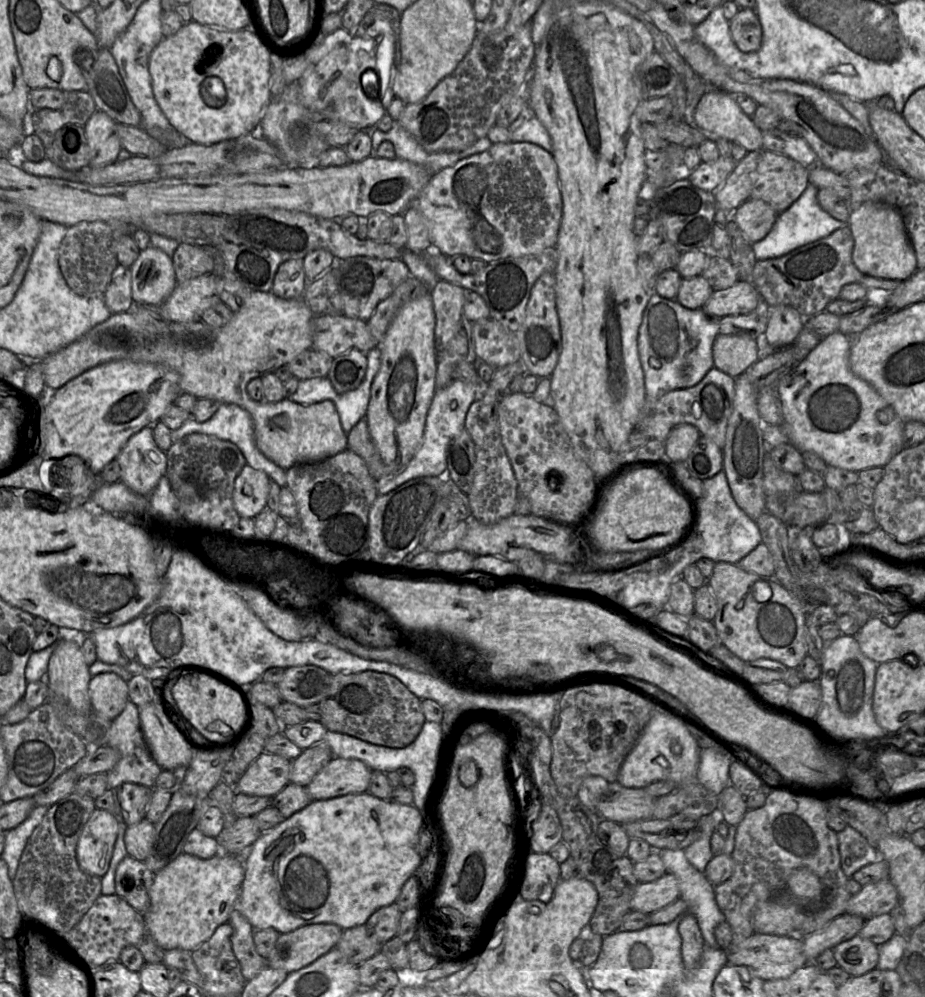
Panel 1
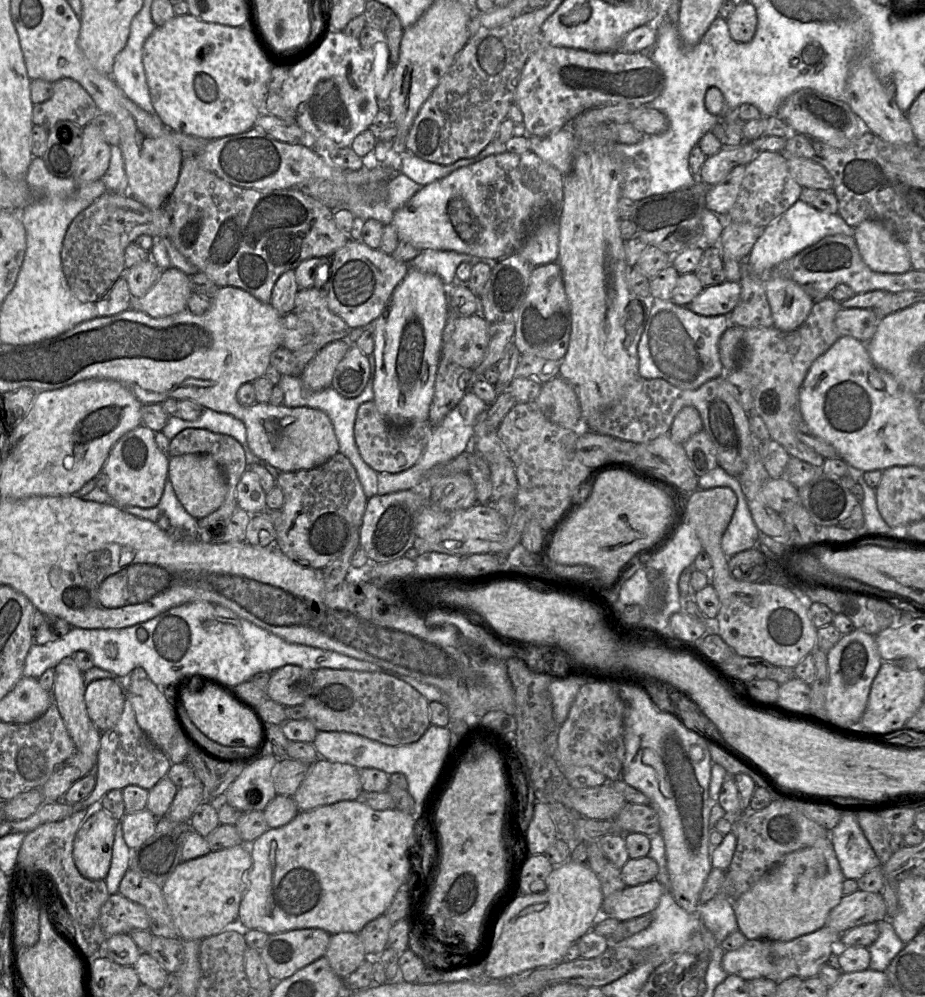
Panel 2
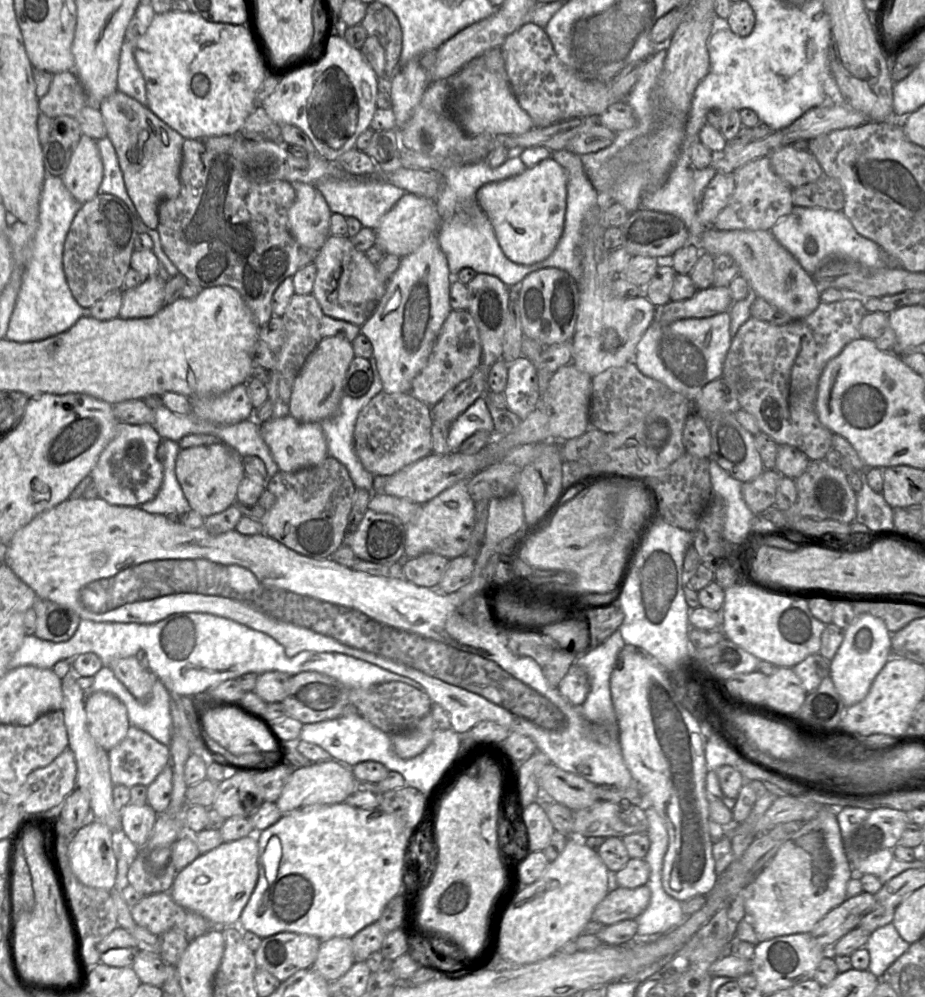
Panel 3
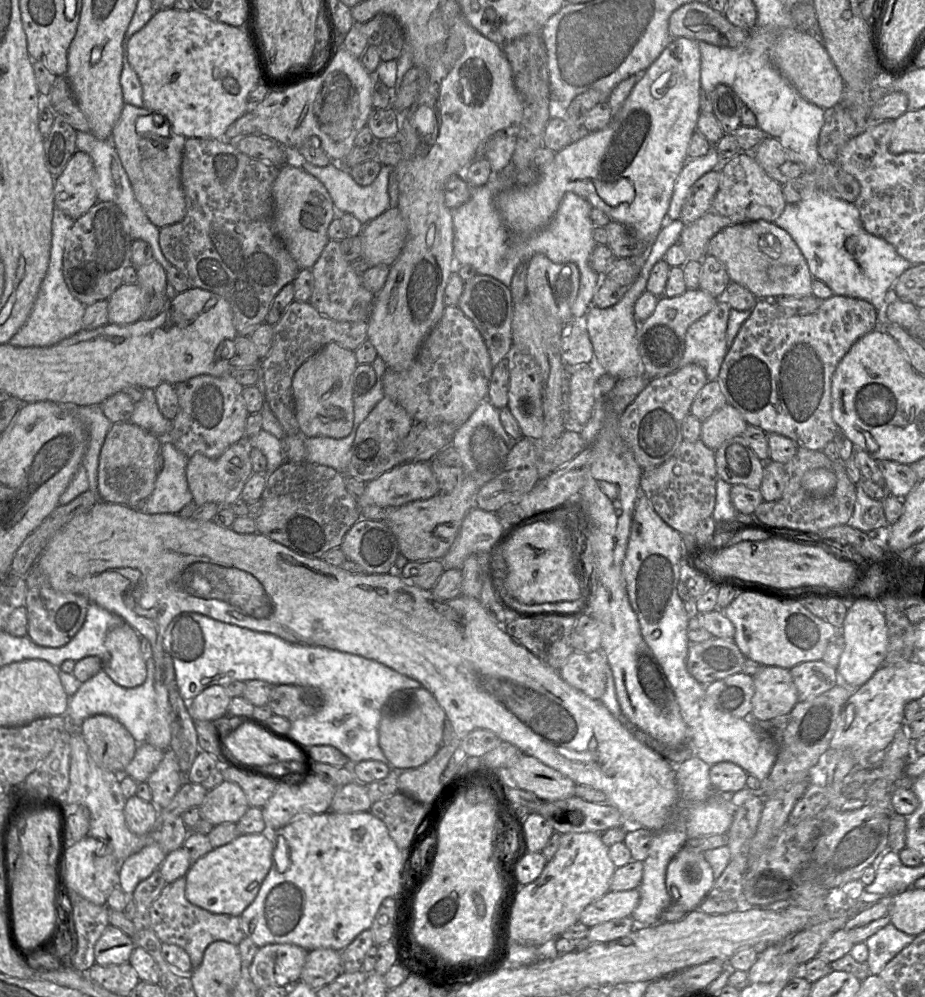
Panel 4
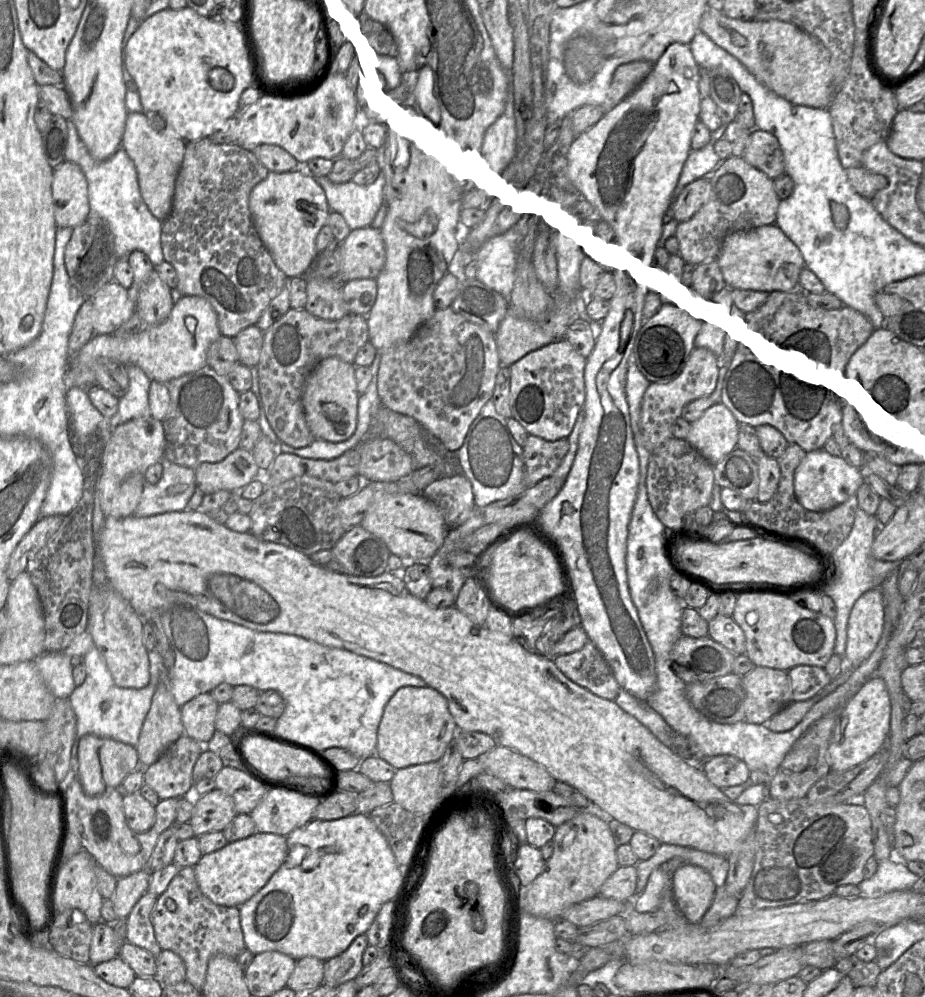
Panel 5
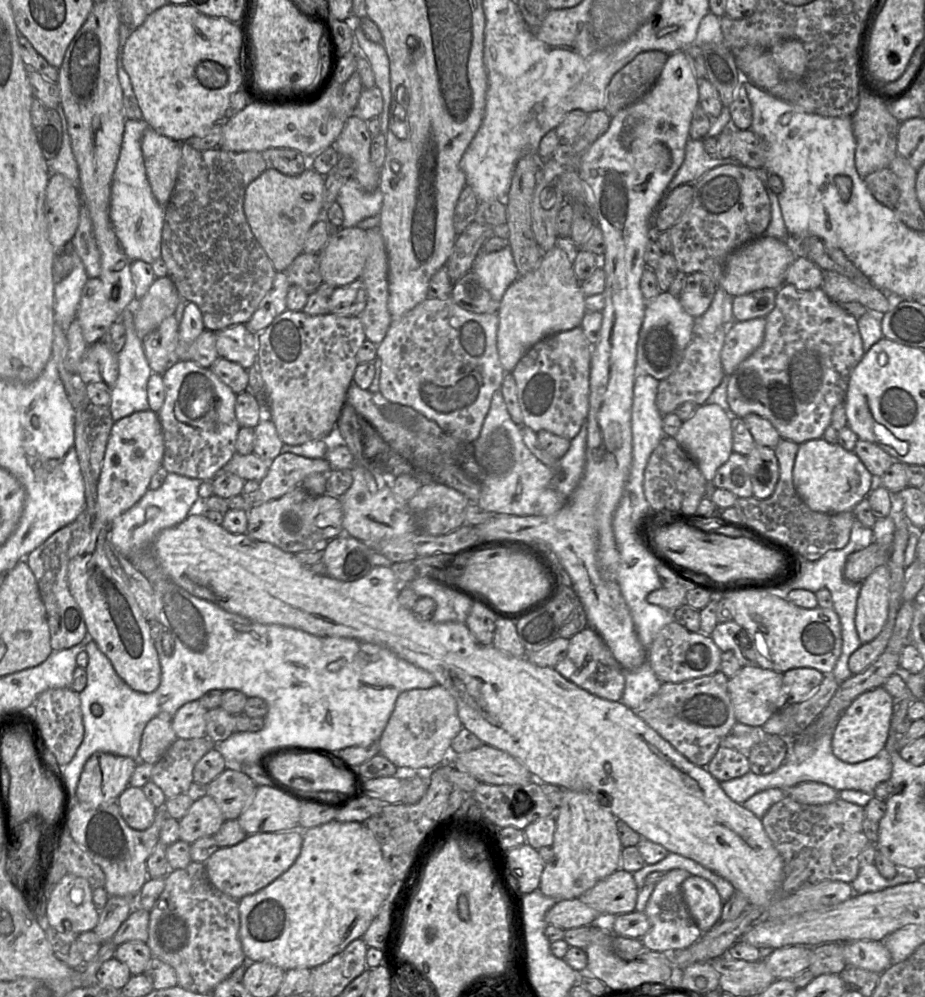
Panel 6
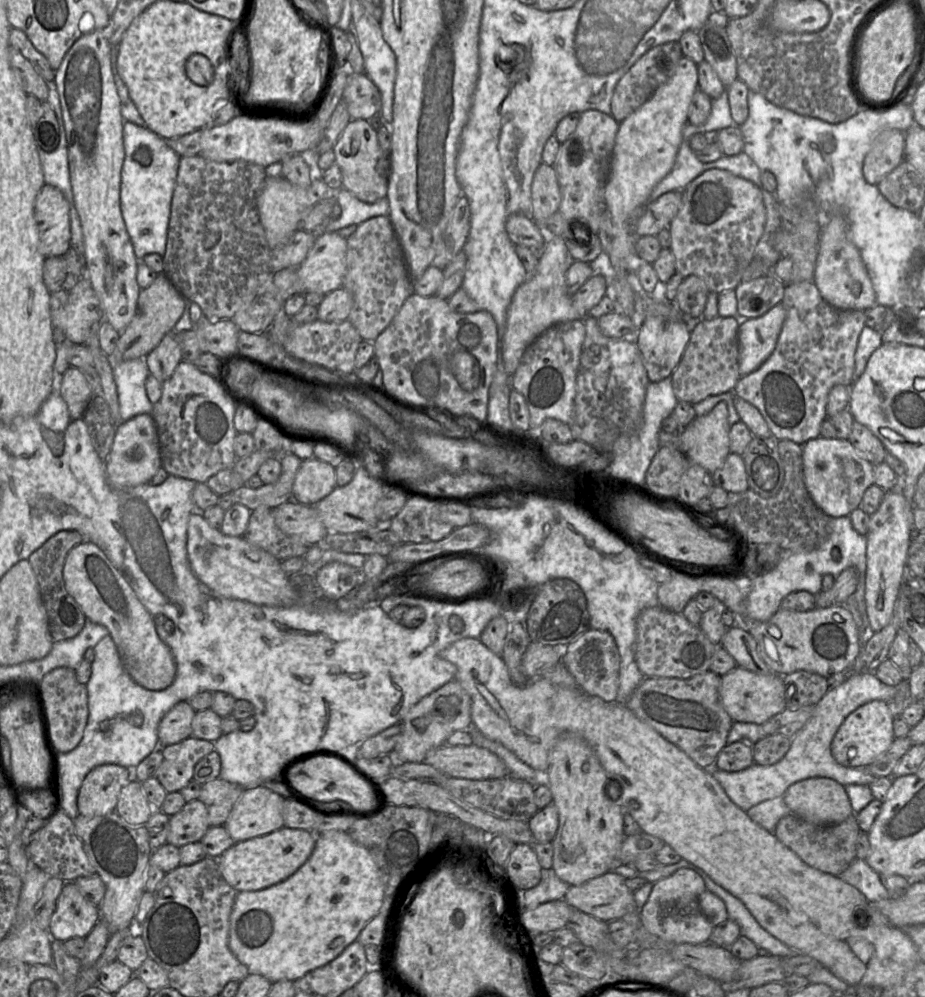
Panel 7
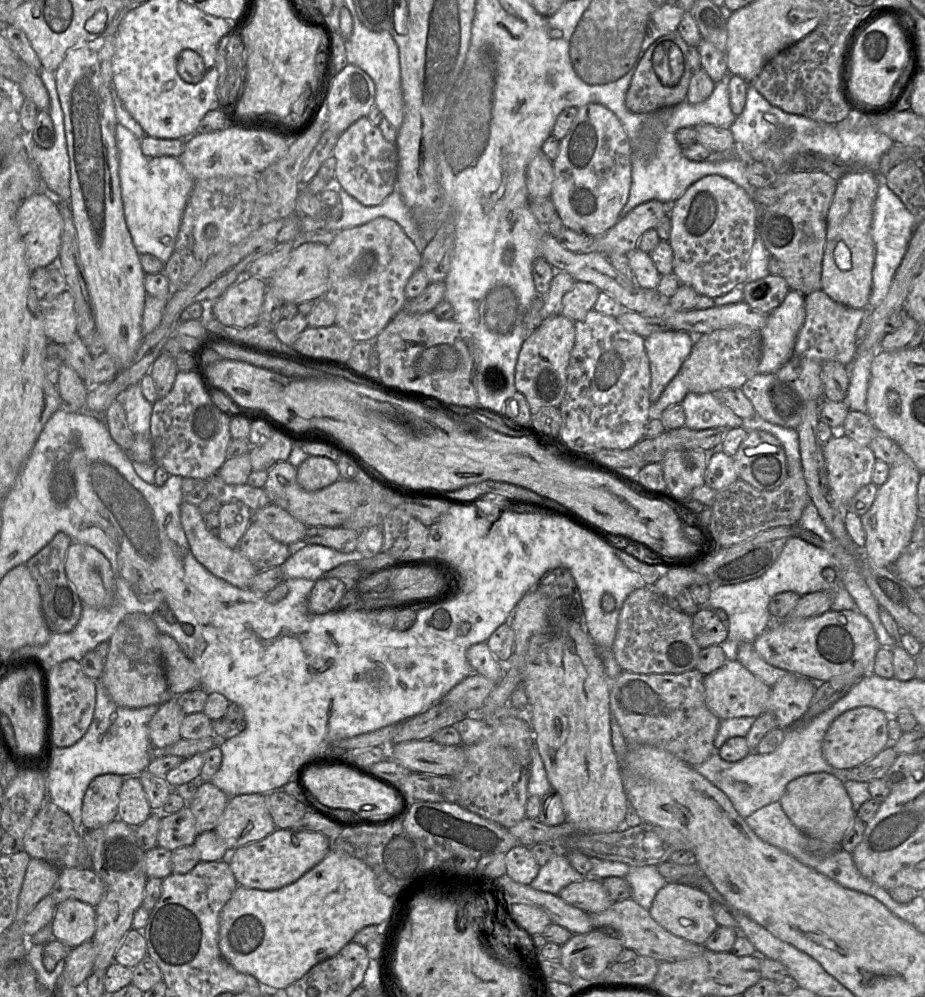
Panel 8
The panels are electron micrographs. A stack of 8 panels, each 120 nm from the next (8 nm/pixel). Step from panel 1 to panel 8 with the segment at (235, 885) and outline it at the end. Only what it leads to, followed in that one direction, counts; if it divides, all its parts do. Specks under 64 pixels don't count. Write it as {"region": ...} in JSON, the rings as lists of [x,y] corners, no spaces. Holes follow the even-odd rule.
{"region":[[[278,829],[267,837],[230,851],[228,863],[240,886],[278,890],[297,881],[331,851],[331,840],[316,831]]]}

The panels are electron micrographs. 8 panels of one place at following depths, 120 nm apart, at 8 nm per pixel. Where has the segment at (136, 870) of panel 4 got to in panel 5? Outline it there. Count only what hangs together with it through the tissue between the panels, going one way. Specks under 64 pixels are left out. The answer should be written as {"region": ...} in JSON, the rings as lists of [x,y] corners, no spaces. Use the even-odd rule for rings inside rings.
{"region":[[[145,868],[131,875],[118,878],[111,898],[118,919],[126,919],[138,900],[147,892],[151,870]]]}

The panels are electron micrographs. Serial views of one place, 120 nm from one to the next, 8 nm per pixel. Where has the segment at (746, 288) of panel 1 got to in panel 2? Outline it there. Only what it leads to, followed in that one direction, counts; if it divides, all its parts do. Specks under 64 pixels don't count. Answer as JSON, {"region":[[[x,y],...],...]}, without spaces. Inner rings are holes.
{"region":[[[725,281],[703,288],[686,307],[701,316],[729,315],[737,306],[740,294],[739,282]]]}

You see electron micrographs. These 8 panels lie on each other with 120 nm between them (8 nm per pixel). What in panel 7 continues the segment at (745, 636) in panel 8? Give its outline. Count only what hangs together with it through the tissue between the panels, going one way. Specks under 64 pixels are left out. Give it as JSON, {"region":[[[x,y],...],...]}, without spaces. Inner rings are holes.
{"region":[[[848,516],[830,517],[829,535],[818,548],[810,552],[789,552],[770,571],[748,580],[745,597],[745,618],[752,621],[767,621],[779,609],[781,601],[788,594],[796,591],[807,591],[816,595],[821,590],[822,579],[831,574],[835,580],[848,567],[854,567],[859,574],[857,588],[852,596],[843,604],[851,612],[858,627],[862,645],[874,634],[870,628],[865,603],[867,537],[859,534]]]}

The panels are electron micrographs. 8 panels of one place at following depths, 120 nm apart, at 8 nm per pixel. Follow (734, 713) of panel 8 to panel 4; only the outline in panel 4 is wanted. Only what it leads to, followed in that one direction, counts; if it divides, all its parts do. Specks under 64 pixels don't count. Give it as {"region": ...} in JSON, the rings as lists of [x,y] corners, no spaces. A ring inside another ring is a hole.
{"region":[[[760,666],[752,676],[754,695],[751,717],[756,722],[788,715],[798,703],[797,689],[790,670],[777,666]]]}

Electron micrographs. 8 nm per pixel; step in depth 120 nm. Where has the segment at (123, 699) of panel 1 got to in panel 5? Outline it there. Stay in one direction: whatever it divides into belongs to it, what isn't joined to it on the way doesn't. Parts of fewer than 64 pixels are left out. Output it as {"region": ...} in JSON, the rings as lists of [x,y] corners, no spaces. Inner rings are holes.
{"region":[[[93,734],[80,738],[78,747],[78,778],[88,796],[100,796],[108,790],[119,788],[125,778],[140,767],[137,749],[134,746]]]}

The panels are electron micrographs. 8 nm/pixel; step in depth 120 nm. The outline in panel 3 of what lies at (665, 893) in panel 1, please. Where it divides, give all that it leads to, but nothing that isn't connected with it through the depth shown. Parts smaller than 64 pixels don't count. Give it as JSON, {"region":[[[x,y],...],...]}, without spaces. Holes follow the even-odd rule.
{"region":[[[647,885],[637,888],[616,887],[596,906],[592,919],[612,925],[626,919],[637,919],[648,907],[651,892]]]}

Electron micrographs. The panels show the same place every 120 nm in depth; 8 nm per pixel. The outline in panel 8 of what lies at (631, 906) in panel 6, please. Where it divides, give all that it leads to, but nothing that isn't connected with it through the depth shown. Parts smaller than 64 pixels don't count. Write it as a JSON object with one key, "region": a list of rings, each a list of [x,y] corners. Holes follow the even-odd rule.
{"region":[[[586,879],[574,882],[563,888],[558,894],[568,904],[587,913],[599,913],[608,909],[615,903],[603,886],[603,879]]]}

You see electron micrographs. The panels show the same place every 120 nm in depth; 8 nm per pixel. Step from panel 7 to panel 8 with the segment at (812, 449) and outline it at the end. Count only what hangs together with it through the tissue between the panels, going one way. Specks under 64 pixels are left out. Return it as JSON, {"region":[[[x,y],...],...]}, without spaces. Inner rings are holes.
{"region":[[[834,433],[822,446],[830,488],[838,506],[846,506],[855,494],[872,482],[876,458],[868,446]]]}

